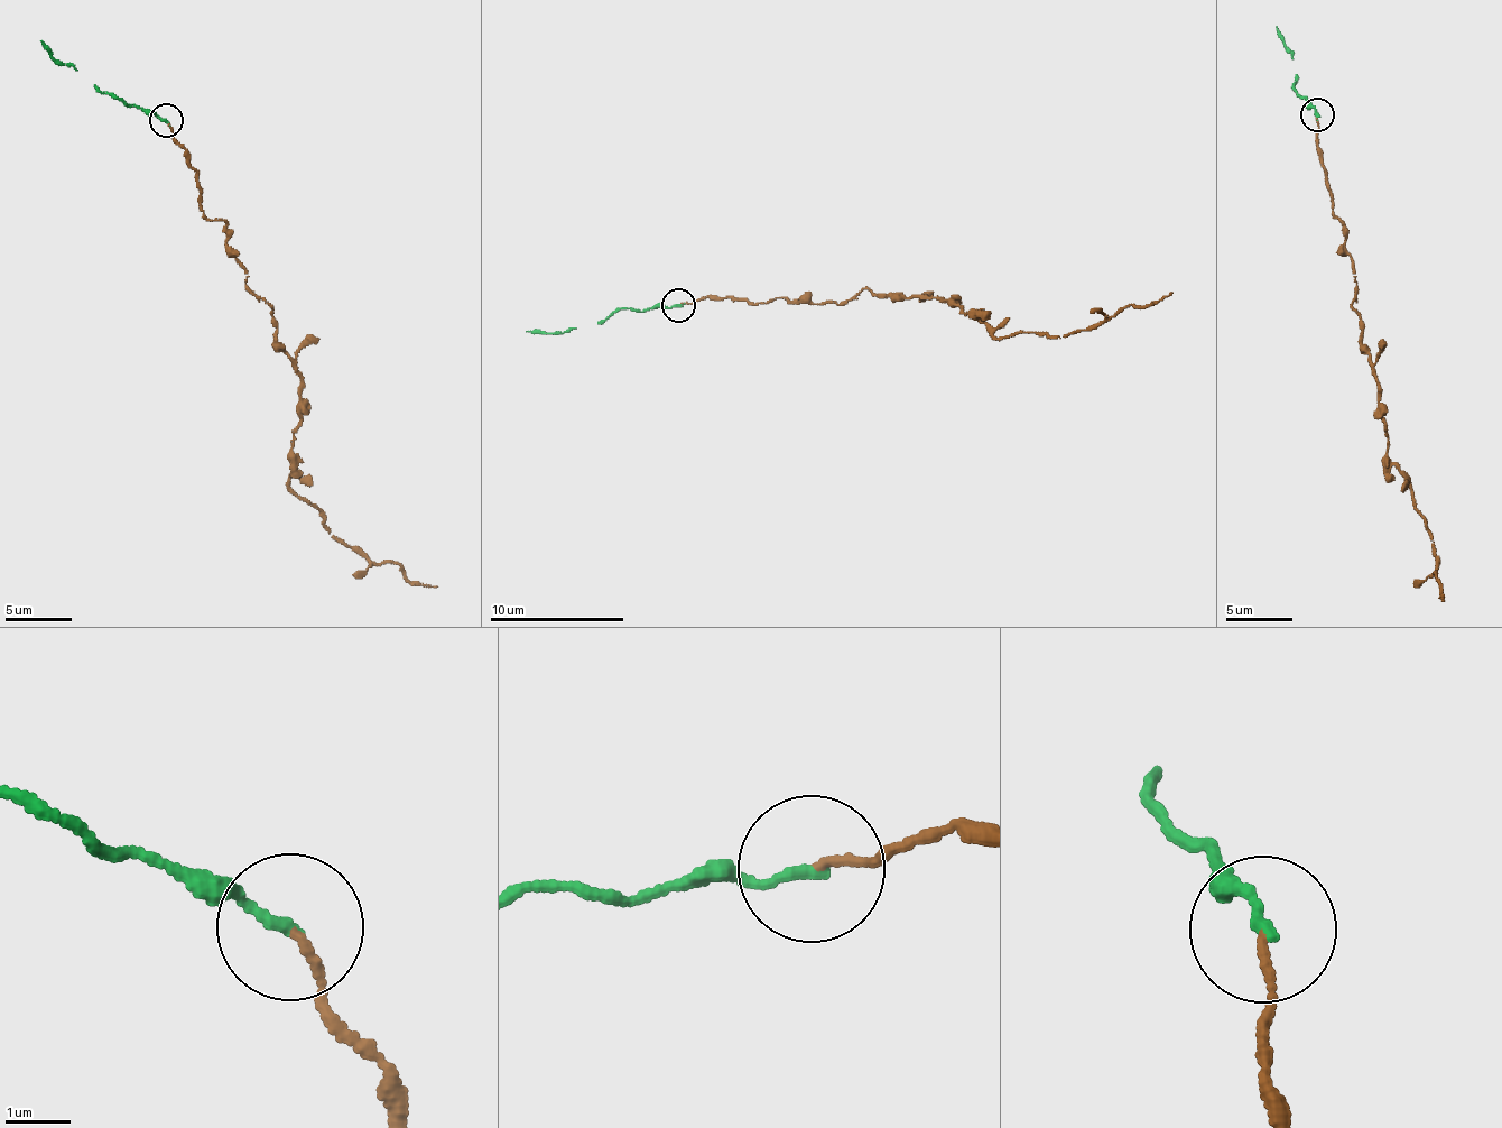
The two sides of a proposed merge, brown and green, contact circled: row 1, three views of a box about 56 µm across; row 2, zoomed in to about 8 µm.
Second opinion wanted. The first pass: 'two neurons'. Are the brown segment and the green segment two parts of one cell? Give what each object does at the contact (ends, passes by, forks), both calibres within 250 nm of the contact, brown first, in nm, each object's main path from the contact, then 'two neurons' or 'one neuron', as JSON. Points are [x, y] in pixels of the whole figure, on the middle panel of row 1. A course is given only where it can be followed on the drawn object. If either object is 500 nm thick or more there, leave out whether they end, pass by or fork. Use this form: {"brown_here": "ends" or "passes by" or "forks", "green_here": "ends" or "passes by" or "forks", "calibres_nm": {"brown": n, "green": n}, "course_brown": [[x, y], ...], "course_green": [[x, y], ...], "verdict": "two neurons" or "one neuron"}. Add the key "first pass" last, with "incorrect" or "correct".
{"brown_here": "ends", "green_here": "ends", "calibres_nm": {"brown": 120, "green": 170}, "course_brown": [[678, 304], [784, 296], [841, 305], [868, 289], [963, 306], [995, 336], [1064, 336], [1173, 294]], "course_green": [[678, 304], [618, 311], [599, 324], [562, 334], [526, 330]], "verdict": "one neuron", "first pass": "incorrect"}

